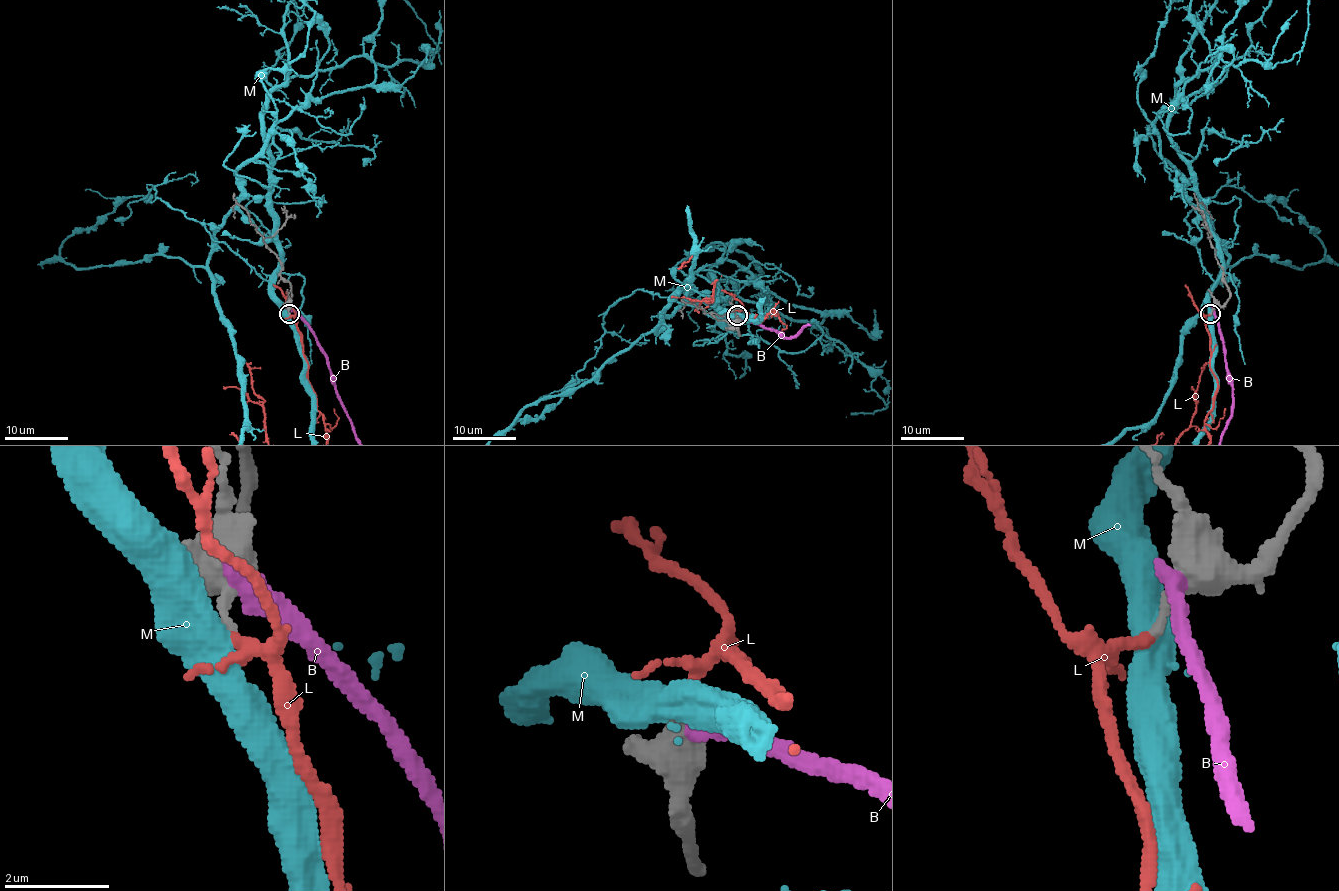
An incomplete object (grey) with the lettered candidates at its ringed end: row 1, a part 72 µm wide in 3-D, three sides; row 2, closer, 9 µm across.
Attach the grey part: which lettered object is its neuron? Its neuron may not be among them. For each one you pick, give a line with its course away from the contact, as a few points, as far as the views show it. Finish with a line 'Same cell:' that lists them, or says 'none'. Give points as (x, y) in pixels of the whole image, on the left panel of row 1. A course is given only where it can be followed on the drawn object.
Same cell: L

